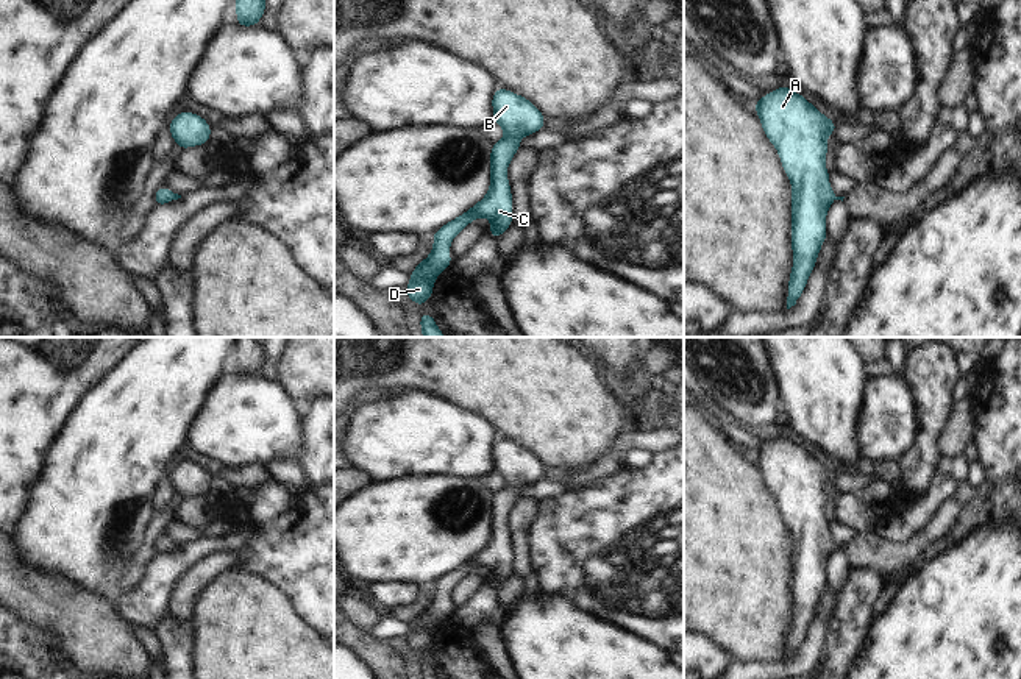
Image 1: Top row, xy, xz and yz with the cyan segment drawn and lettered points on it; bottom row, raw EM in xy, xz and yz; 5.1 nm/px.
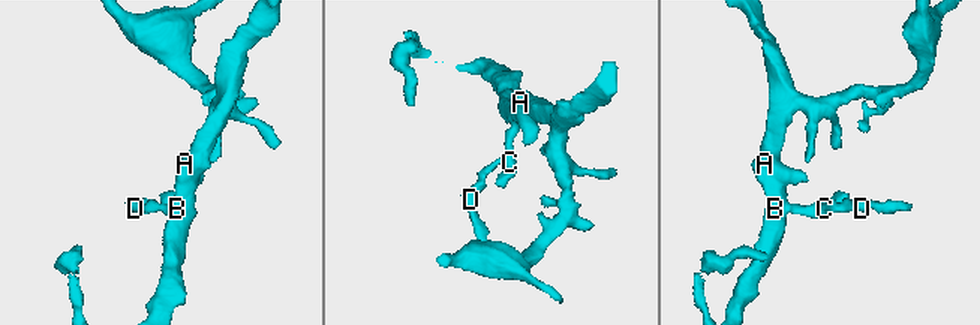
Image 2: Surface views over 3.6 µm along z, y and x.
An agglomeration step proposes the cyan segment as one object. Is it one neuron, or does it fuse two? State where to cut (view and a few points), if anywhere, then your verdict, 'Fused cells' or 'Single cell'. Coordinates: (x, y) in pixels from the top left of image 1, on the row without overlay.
No split. Single cell.

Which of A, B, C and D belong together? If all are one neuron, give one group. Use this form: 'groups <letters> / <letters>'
groups A B C D

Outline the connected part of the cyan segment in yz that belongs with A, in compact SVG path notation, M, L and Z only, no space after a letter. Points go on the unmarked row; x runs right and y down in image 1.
M788 435L765 443L754 459L792 531L793 618L787 646L790 659L804 642L827 585L829 556L834 549L845 548L834 543L824 514L827 484L835 484L837 475Z

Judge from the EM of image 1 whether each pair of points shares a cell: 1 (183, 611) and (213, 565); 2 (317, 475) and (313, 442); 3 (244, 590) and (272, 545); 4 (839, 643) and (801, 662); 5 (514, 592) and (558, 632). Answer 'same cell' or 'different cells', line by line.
1: same cell
2: same cell
3: different cells
4: different cells
5: different cells

